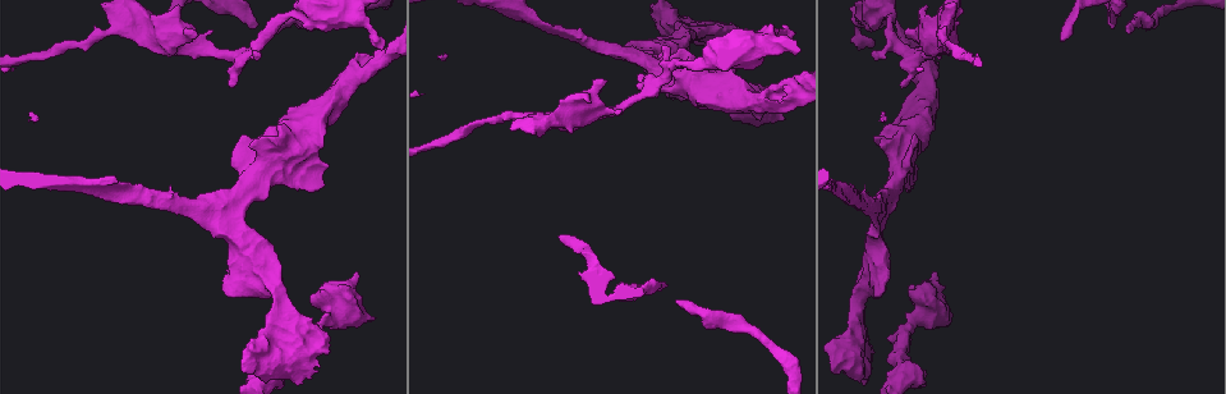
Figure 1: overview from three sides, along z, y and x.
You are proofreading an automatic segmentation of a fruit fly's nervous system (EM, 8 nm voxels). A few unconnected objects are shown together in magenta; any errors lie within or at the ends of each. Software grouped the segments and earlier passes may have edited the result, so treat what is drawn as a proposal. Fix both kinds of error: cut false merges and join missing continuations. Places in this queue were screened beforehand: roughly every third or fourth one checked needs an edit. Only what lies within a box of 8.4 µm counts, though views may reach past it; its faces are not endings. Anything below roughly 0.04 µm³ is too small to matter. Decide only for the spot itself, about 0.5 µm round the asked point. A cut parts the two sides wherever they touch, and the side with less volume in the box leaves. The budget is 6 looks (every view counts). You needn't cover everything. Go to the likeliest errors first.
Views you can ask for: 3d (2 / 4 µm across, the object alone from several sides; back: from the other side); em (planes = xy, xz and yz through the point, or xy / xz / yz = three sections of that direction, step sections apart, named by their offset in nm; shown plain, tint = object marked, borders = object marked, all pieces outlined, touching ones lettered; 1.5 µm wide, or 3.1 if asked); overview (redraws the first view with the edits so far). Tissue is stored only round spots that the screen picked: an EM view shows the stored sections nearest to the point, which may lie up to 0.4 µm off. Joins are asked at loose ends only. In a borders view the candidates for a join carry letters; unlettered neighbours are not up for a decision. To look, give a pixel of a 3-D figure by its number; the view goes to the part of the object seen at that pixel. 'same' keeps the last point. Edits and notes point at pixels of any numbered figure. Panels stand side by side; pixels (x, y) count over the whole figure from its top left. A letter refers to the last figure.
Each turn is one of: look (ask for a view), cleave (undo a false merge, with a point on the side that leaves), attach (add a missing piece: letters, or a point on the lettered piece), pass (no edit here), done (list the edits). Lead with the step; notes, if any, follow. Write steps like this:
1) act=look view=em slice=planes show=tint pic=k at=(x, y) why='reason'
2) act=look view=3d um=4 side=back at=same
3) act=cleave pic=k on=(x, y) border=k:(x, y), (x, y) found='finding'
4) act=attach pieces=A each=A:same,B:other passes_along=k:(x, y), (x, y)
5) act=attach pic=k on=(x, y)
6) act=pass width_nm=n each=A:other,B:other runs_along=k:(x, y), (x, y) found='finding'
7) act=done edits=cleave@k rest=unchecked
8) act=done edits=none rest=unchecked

act=look view=em slice=xz step=4 show=borders pic=1 at=(562, 235) why='tapers out'

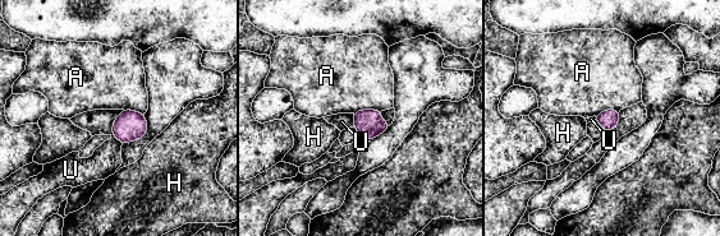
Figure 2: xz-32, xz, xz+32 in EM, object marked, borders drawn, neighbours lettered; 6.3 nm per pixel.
act=look view=em slice=planes show=borders at=same why='cut it another way'

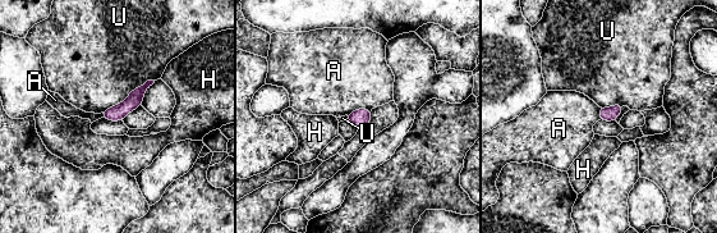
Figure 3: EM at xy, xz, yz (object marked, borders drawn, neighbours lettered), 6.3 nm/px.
act=pass longest_contact=U:380nm each=A:other,H:other,U:other border=3:(371, 109), (354, 109), (346, 115) found='no lettered piece goes on from it'

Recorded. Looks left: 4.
act=look view=3d um=2 pic=1 at=(908, 34) why='free end'

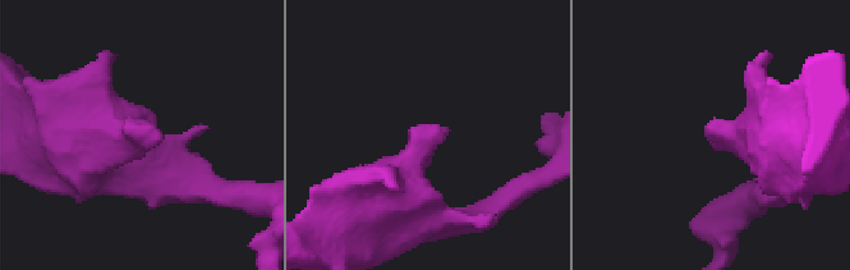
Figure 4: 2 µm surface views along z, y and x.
act=look view=em slice=xy step=4 show=borders pic=4 at=(157, 141) why='now the EM'

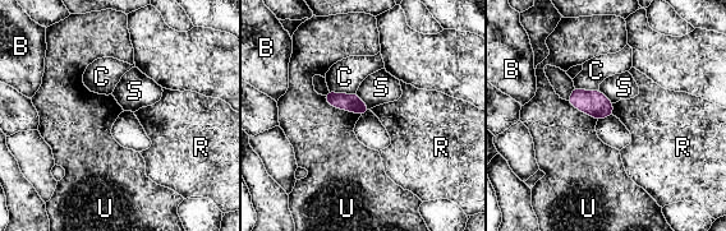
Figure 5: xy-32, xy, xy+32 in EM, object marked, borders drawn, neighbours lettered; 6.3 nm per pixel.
act=pass each=B:other,C:other,R:other,S:other,U:other border=5:(614, 104), (611, 114) found='no lettered piece goes on from it'

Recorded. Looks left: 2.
act=done edits=none rest=unchecked

